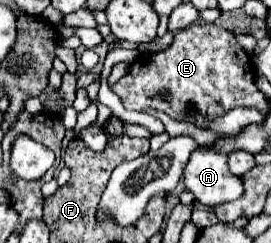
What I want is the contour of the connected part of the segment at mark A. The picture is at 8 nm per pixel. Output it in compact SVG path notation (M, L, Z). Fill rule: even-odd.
M207 148L193 152L183 182L203 206L217 206L243 196L243 180L229 172L227 158Z

